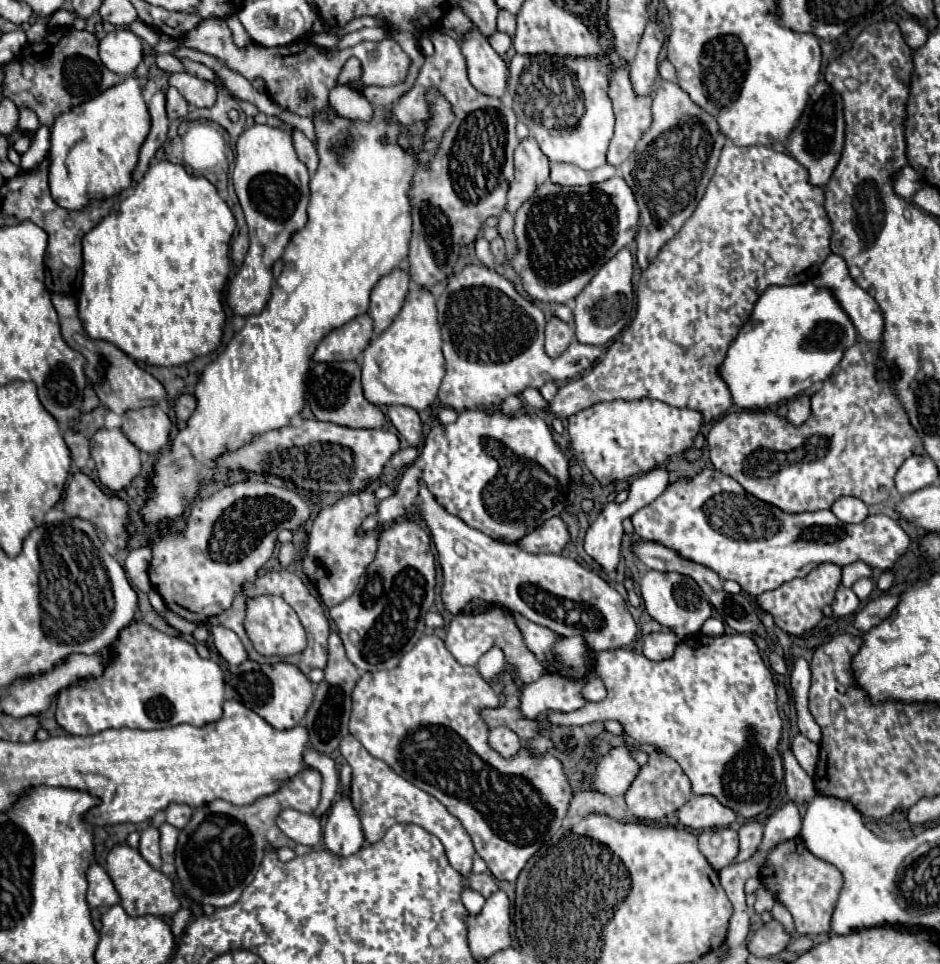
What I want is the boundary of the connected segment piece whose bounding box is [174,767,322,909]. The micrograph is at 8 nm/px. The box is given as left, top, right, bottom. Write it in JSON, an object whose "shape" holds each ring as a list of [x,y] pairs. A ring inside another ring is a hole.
{"shape":[[[306,767],[300,773],[296,773],[290,781],[284,781],[276,793],[260,797],[252,805],[236,807],[218,799],[204,805],[202,809],[194,809],[192,819],[178,835],[176,845],[174,867],[182,891],[190,895],[196,903],[212,905],[216,909],[228,907],[234,901],[238,901],[244,887],[250,885],[250,881],[254,879],[266,843],[278,849],[278,827],[274,823],[278,811],[286,807],[316,809],[320,801],[320,787],[322,775],[316,769]],[[198,811],[204,811],[202,817],[198,815]]]}

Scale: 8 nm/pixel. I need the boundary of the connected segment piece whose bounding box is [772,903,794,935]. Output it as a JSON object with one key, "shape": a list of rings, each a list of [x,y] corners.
{"shape":[[[776,903],[774,909],[772,909],[772,917],[784,925],[784,929],[786,929],[788,935],[794,935],[794,921],[792,921],[792,915],[784,909],[784,905]]]}

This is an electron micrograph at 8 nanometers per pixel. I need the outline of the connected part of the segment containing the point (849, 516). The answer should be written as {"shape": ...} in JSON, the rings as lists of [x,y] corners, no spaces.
{"shape":[[[840,497],[832,505],[832,513],[844,523],[862,523],[868,517],[868,507],[856,497]]]}

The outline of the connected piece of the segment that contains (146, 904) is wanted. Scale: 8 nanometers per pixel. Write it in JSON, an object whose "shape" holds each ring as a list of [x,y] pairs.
{"shape":[[[114,845],[112,851],[106,857],[106,873],[110,875],[116,891],[120,893],[120,905],[124,907],[124,911],[128,915],[134,915],[134,917],[136,915],[162,917],[162,915],[174,915],[180,909],[180,903],[174,895],[172,881],[164,873],[152,869],[142,859],[138,849],[132,849],[128,845]]]}

